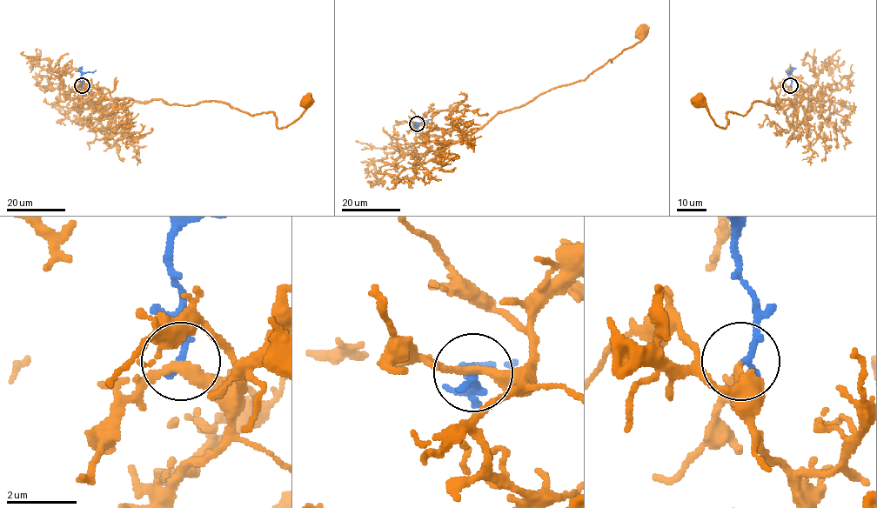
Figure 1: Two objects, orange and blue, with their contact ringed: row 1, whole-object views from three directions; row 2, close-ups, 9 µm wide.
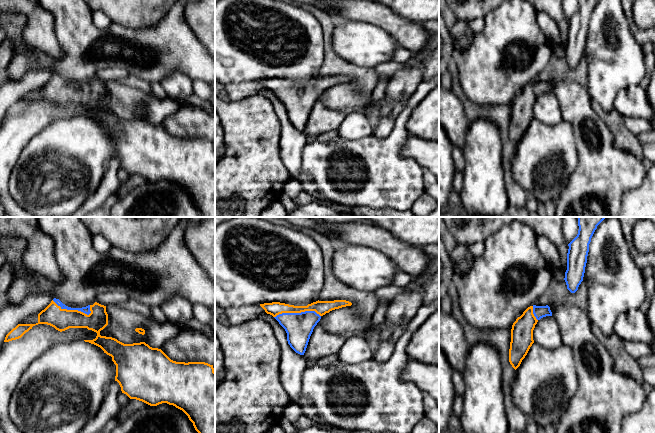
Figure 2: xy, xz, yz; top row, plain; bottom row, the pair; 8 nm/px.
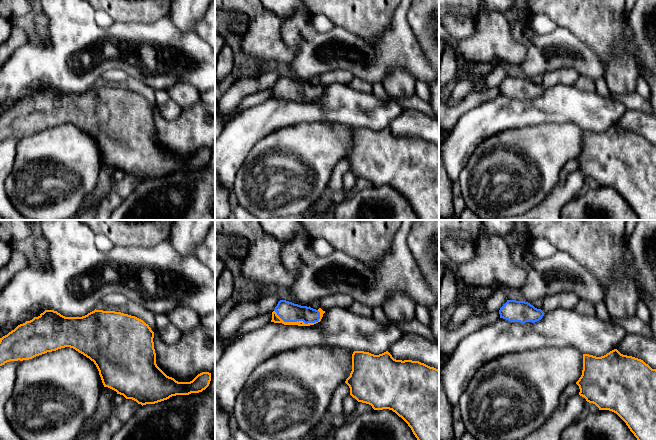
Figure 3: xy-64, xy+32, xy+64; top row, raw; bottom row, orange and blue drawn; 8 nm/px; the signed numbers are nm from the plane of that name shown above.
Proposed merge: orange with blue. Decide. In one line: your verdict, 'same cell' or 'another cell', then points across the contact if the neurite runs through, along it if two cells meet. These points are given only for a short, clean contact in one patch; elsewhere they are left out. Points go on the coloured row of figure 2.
same cell; runs through xy (61, 319), (72, 310), (86, 310)

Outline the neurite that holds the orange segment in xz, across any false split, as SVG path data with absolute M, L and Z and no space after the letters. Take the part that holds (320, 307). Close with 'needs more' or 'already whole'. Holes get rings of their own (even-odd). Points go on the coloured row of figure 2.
M318 300L307 306L294 306L280 302L260 304L265 312L272 315L285 329L288 344L300 355L304 355L313 329L323 315L351 305L352 303L346 300Z | needs more

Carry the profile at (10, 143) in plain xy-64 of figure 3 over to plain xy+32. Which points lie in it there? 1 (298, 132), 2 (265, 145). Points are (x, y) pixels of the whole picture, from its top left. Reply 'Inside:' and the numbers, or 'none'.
Inside: none

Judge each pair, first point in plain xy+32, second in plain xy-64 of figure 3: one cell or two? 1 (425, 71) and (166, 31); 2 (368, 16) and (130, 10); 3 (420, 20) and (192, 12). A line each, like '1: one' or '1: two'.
1: one
2: one
3: two

